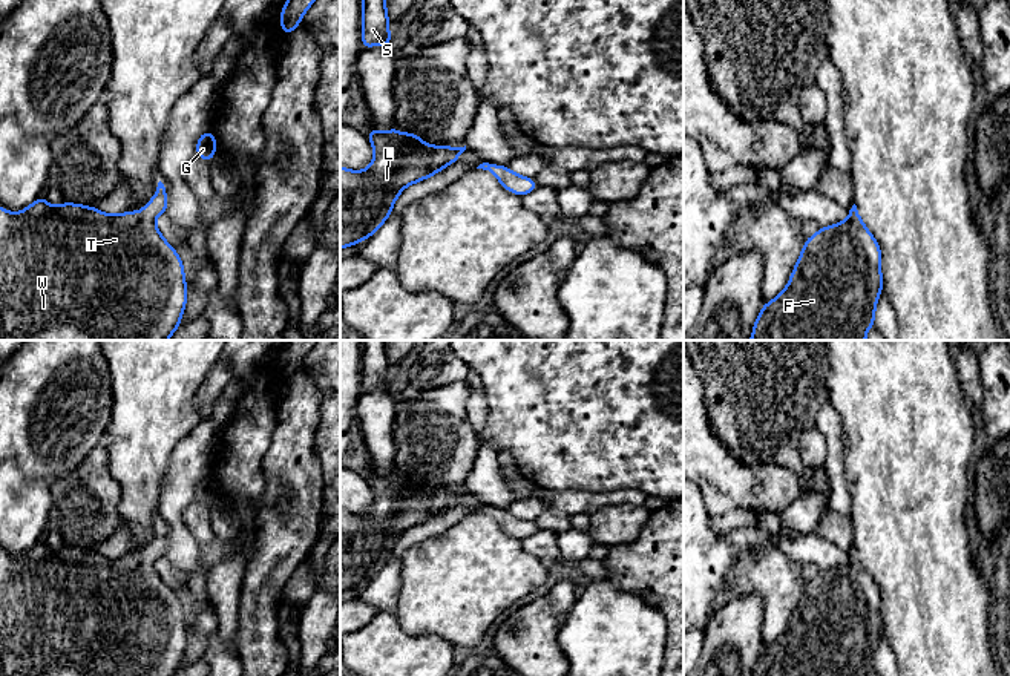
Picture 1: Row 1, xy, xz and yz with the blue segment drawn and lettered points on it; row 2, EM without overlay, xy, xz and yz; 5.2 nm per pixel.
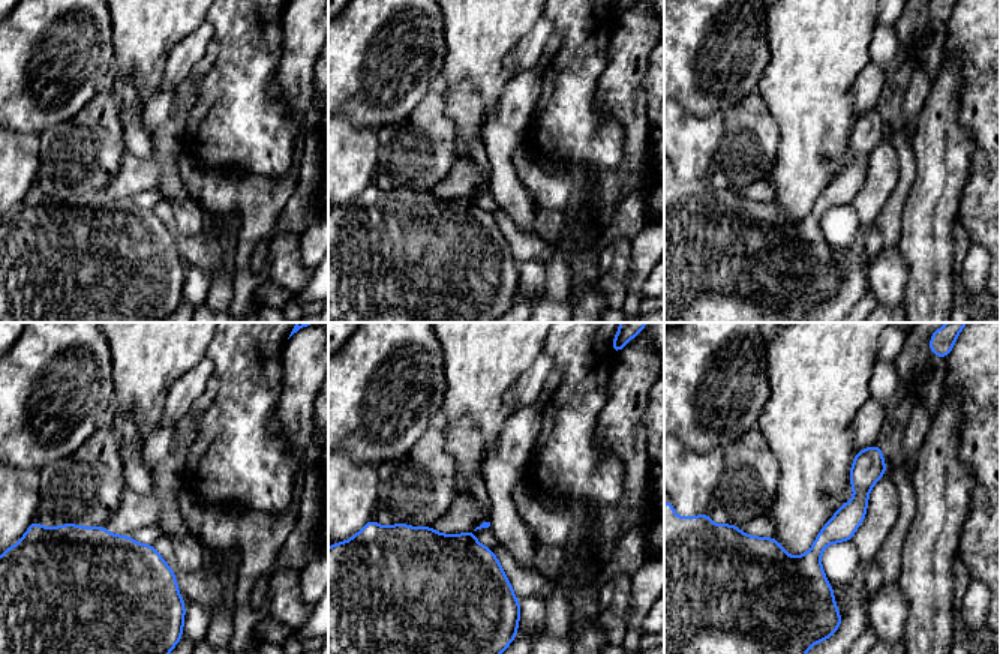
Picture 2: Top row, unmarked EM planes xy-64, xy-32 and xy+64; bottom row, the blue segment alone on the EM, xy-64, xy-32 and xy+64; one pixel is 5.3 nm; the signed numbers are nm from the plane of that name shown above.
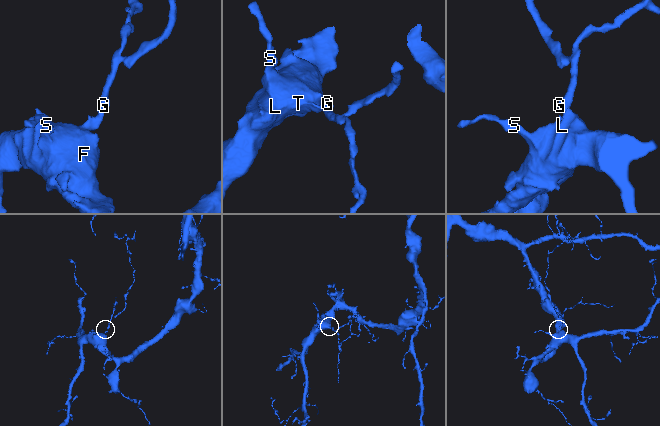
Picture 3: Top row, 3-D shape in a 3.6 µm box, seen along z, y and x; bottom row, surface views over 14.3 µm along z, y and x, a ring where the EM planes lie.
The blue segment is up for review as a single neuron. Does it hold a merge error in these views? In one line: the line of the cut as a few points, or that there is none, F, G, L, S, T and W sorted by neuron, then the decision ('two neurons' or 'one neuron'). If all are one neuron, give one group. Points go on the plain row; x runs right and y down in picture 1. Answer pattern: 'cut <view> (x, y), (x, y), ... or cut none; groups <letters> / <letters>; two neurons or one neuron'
cut none; groups F G L S T W; one neuron

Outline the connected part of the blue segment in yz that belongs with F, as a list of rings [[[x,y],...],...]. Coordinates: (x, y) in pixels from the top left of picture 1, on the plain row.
[[[854,547],[844,566],[820,570],[814,579],[805,582],[789,625],[776,642],[762,650],[753,676],[867,676],[875,667],[881,633],[881,593]]]

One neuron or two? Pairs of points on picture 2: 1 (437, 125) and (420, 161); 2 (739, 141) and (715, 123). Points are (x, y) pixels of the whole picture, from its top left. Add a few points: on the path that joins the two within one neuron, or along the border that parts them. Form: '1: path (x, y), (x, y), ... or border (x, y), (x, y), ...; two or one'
1: path (428, 134), (420, 152); one
2: border (724, 113), (724, 129), (711, 162); two

